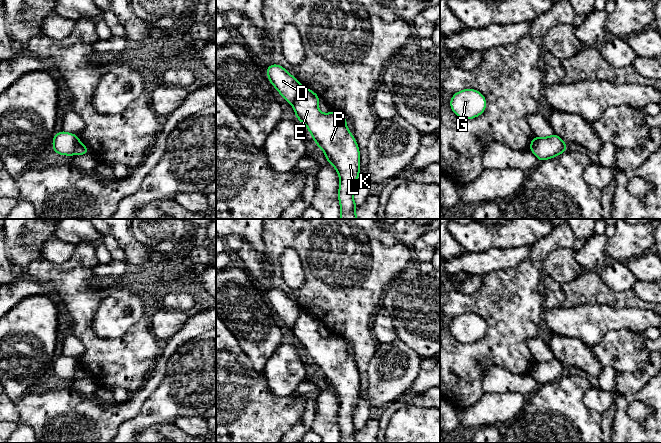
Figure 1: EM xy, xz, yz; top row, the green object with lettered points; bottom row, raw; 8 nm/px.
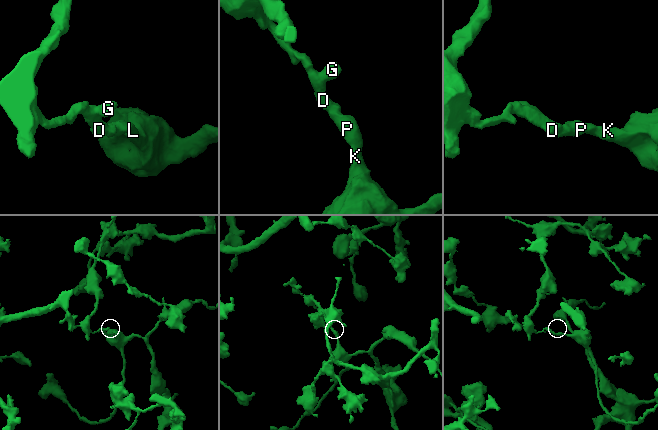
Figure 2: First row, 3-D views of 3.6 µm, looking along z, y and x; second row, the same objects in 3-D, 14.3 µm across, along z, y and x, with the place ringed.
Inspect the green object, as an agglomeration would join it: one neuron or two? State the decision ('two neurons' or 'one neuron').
two neurons

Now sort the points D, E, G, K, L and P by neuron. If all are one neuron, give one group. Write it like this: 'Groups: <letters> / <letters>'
Groups: D G / E K L P

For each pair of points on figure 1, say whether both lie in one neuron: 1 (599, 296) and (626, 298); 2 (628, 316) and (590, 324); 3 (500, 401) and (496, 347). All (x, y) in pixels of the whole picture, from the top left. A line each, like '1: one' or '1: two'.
1: one
2: one
3: two

